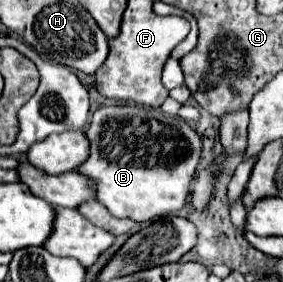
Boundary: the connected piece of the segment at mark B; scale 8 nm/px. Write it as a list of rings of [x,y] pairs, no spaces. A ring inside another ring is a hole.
[[[105,106],[93,114],[93,122],[87,128],[87,138],[91,142],[91,156],[79,168],[79,172],[97,180],[97,200],[115,218],[147,222],[165,214],[175,214],[187,204],[187,198],[191,194],[189,186],[197,172],[203,142],[201,136],[179,116],[169,116],[159,108]]]

